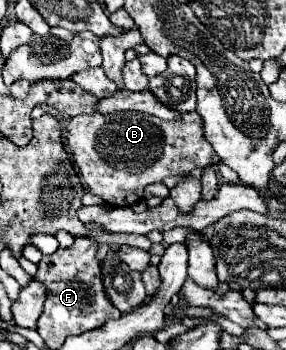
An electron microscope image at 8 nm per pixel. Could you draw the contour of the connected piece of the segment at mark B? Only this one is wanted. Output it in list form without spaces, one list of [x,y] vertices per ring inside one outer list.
[[[122,111],[110,115],[78,115],[68,123],[68,153],[74,159],[74,165],[80,169],[82,181],[88,185],[92,195],[102,197],[112,207],[130,207],[144,199],[144,187],[150,183],[164,181],[170,175],[190,173],[194,167],[210,167],[220,163],[218,155],[210,147],[210,143],[202,135],[202,119],[200,115],[186,113],[176,121],[160,121],[154,115]]]

